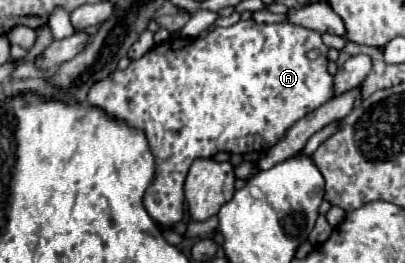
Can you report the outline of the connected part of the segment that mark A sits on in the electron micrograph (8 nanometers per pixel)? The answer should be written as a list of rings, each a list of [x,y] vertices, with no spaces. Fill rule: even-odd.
[[[252,19],[248,21],[238,21],[236,25],[232,27],[216,27],[214,31],[210,31],[208,37],[200,39],[190,39],[190,37],[176,37],[176,39],[168,39],[166,43],[160,43],[156,45],[154,49],[150,49],[146,55],[142,55],[140,59],[134,59],[130,61],[130,65],[120,71],[120,69],[114,69],[108,77],[96,81],[92,87],[90,87],[90,93],[88,93],[88,103],[90,105],[98,105],[102,109],[106,109],[106,113],[118,117],[118,119],[124,119],[128,125],[136,127],[136,129],[142,129],[148,137],[148,143],[150,143],[150,151],[152,155],[156,157],[156,177],[152,181],[152,185],[148,187],[146,195],[144,195],[144,207],[148,211],[148,215],[156,221],[156,225],[164,231],[170,231],[172,225],[176,225],[178,221],[182,221],[182,215],[184,215],[184,181],[186,181],[186,175],[188,175],[188,169],[190,165],[194,163],[194,159],[198,157],[214,157],[216,153],[220,151],[226,151],[231,154],[243,154],[250,153],[250,151],[256,151],[256,153],[266,153],[268,149],[272,149],[278,141],[284,139],[286,131],[296,123],[300,121],[302,117],[306,117],[310,111],[318,109],[320,105],[324,105],[328,99],[334,97],[334,91],[332,91],[332,75],[328,73],[328,47],[322,43],[322,35],[318,31],[308,31],[306,27],[296,27],[296,25],[290,25],[290,23],[274,23],[274,25],[268,25],[268,23],[256,23]],[[310,49],[318,49],[320,51],[320,57],[318,59],[308,59],[306,57],[306,51]]]

